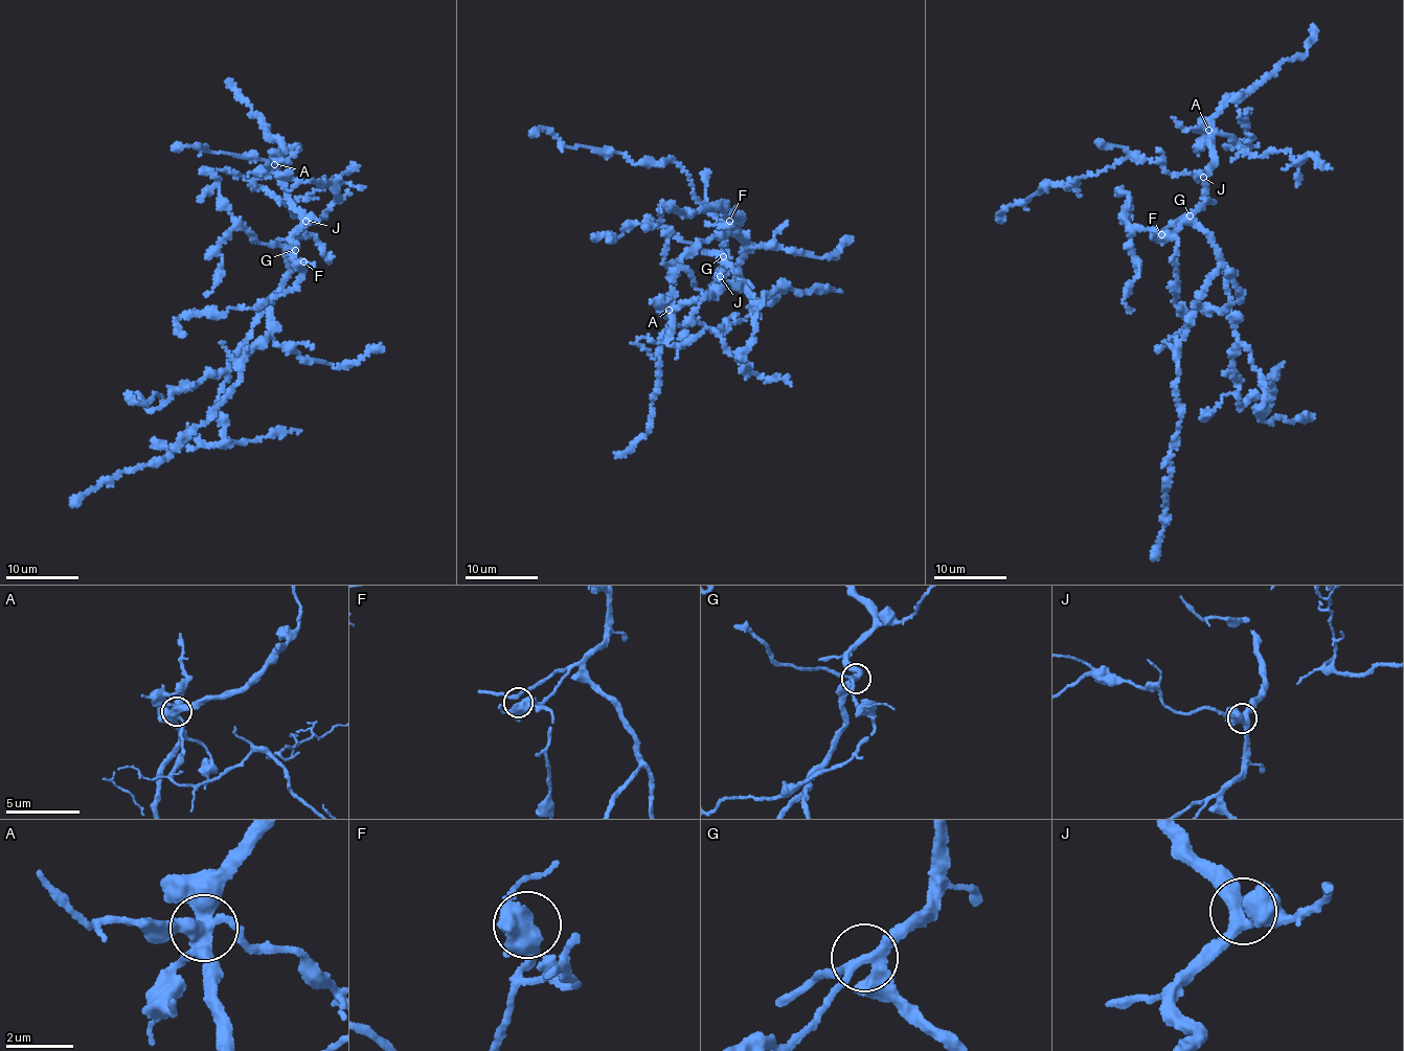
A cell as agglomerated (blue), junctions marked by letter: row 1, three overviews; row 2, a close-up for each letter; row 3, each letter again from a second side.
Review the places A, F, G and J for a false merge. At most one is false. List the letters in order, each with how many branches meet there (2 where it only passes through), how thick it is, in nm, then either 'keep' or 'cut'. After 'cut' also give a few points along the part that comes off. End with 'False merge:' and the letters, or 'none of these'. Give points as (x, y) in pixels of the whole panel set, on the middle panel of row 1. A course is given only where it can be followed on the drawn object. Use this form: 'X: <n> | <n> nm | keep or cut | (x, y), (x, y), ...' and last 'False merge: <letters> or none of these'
A: 5 | 440 nm | keep
F: 5 | 480 nm | keep
G: 4 | 320 nm | keep
J: 3 | 360 nm | keep
False merge: none of these

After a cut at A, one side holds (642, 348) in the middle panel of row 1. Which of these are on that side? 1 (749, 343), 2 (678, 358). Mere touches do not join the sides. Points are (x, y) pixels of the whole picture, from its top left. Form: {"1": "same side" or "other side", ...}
{"1": "other side", "2": "same side"}

